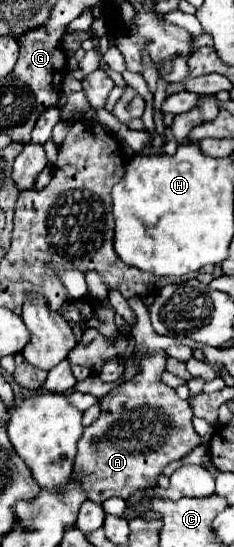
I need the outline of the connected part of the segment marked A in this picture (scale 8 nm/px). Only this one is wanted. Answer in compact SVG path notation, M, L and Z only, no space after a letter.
M140 297L128 299L132 311L136 313L136 327L132 329L132 337L146 345L148 357L142 361L142 369L124 385L116 387L106 399L102 399L100 417L86 427L86 433L78 441L78 453L74 461L74 475L82 477L84 491L94 503L104 503L110 497L128 499L132 491L148 487L156 481L156 475L162 469L182 459L192 451L194 445L204 443L194 435L192 427L192 409L188 401L182 401L172 387L162 381L162 373L166 371L166 353L164 347L176 342L192 348L202 345L189 337L160 337L154 333L148 317L148 309Z

